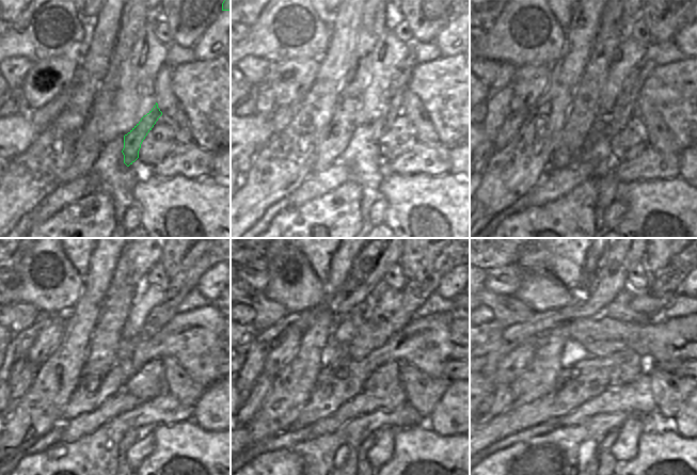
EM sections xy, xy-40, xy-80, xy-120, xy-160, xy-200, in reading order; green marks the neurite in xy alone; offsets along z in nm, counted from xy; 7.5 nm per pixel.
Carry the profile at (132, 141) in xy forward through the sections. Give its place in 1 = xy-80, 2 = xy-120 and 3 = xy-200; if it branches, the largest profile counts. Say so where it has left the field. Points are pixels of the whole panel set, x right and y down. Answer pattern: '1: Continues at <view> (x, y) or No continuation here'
1: Continues at xy-80 (624, 110)
2: Continues at xy-120 (179, 286)
3: Continues at xy-200 (668, 280).

